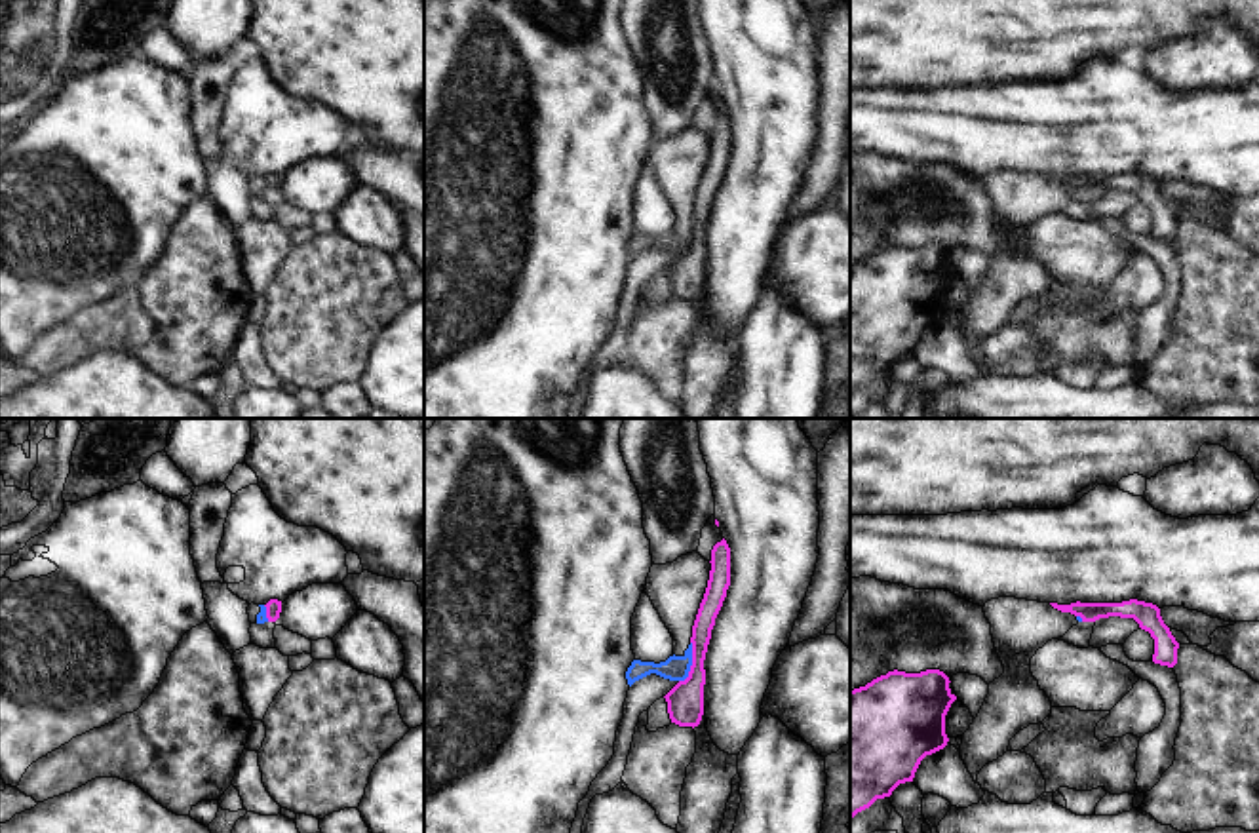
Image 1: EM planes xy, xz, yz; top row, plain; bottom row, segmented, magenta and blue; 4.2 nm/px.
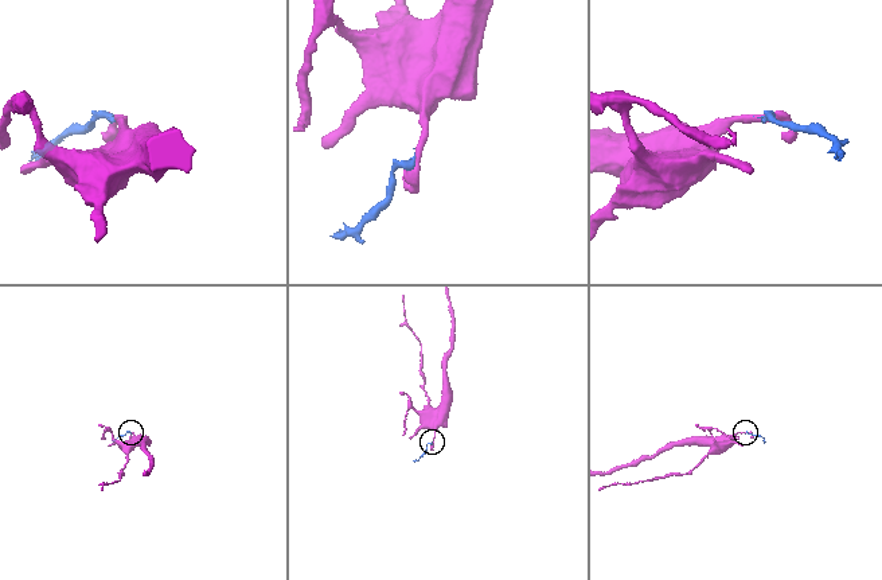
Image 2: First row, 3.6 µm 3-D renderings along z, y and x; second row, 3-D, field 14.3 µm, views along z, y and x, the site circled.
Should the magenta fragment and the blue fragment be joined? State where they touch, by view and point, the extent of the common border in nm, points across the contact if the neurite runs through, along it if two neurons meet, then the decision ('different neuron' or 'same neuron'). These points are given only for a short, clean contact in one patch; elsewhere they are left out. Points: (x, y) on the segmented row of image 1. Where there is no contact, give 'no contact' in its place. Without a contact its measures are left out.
meets magenta in xz at (693, 662); contact 180 nm long; border along xz (691, 641), (691, 670), (679, 681); different neuron

